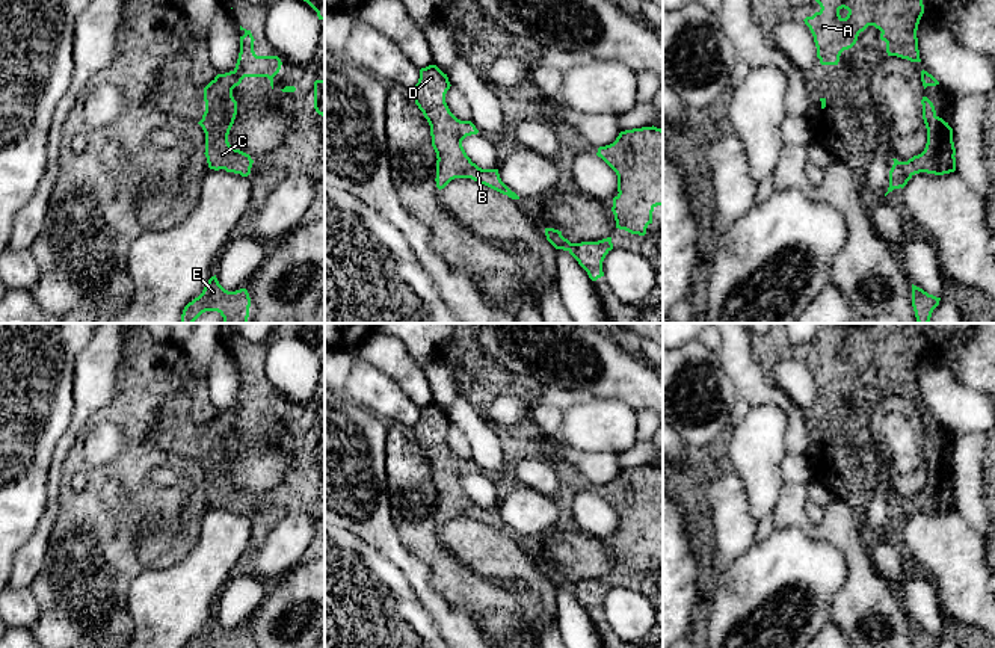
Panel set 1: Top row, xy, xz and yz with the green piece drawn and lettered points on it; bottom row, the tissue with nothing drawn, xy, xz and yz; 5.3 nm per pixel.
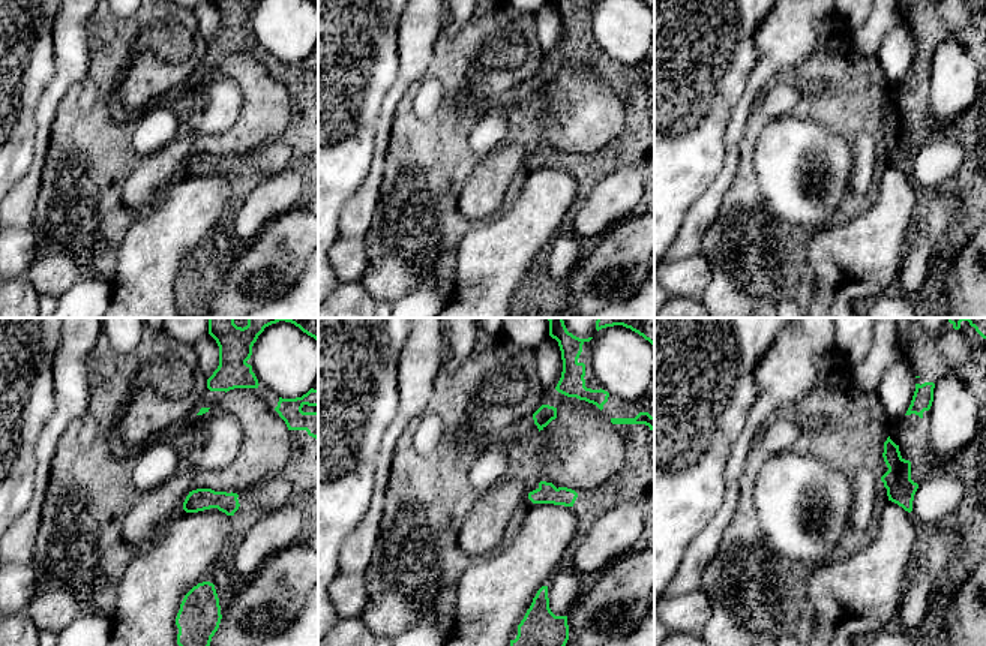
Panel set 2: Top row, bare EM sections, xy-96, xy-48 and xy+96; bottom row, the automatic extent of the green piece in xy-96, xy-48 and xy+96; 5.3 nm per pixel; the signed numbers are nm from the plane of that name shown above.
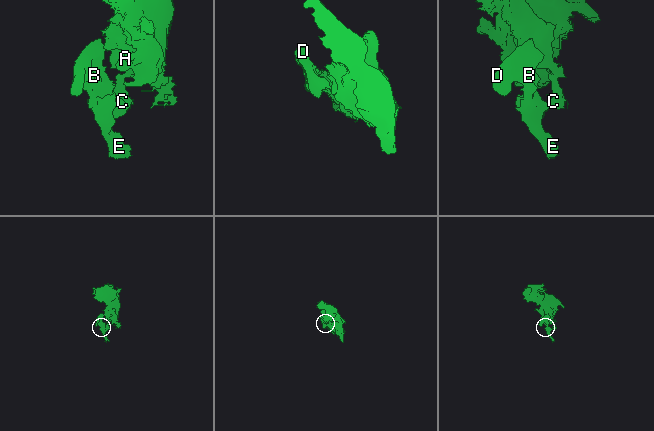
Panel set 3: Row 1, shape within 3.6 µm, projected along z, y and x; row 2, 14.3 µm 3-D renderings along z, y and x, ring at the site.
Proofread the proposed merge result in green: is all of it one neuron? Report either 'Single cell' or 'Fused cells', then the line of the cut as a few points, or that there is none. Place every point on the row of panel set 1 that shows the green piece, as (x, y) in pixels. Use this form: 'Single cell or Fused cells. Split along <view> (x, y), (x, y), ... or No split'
Single cell. No split

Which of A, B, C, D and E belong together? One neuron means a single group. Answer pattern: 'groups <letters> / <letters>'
groups A B C D E

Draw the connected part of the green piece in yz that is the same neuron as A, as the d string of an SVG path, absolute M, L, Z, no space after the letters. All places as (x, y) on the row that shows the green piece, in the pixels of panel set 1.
M815 0L820 11L803 21L809 27L821 65L838 65L844 50L852 48L868 26L879 29L888 56L921 62L916 30L924 14L923 0Z

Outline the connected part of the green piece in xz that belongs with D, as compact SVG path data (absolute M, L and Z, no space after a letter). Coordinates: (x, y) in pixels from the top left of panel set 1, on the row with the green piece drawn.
M436 65L420 69L415 85L415 104L430 125L432 147L436 153L436 187L444 189L454 178L471 178L512 199L519 196L512 192L500 178L498 169L482 169L467 156L462 140L477 134L479 130L471 121L457 119L445 103L450 89L447 74Z

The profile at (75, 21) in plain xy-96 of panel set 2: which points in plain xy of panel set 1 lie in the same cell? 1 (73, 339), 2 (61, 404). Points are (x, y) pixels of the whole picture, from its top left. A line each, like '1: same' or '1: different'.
1: different
2: different

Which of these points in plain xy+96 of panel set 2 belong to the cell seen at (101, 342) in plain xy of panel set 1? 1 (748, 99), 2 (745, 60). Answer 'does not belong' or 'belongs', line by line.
1: belongs
2: does not belong

